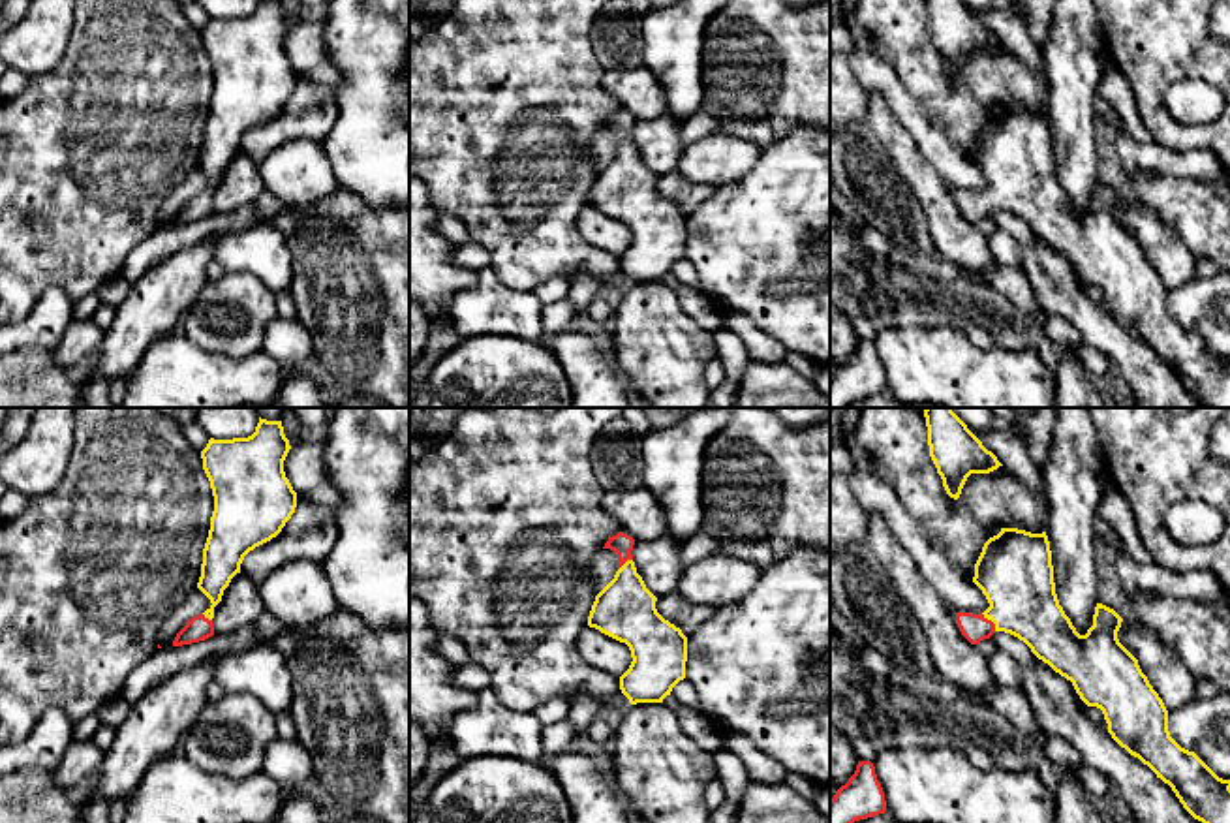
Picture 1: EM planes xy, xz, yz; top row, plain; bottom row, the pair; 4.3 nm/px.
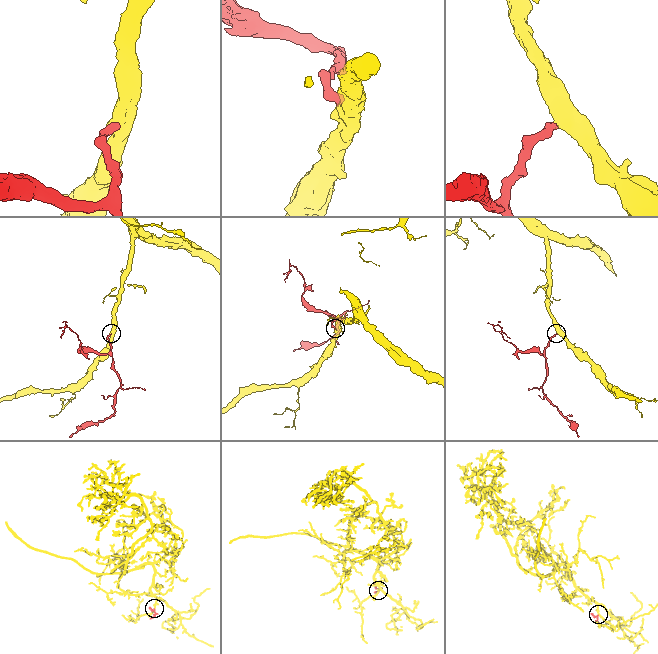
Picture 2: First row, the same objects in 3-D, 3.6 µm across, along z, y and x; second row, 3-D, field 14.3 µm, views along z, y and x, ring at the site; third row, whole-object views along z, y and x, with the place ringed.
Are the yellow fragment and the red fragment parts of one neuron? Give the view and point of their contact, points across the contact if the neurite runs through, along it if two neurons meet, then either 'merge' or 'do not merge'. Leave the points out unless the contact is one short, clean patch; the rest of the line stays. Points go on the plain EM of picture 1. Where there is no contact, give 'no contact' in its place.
contact yz (990, 198); way yz (1014, 151), (1014, 173), (990, 198), (975, 207); merge

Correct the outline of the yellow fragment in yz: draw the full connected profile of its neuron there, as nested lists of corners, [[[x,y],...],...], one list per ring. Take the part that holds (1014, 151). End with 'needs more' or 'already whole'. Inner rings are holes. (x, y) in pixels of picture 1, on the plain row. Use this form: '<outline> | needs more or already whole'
[[[1001,107],[984,122],[973,162],[982,169],[990,186],[978,194],[956,194],[956,203],[971,224],[990,218],[995,210],[1023,220],[1038,239],[1072,261],[1087,286],[1102,289],[1112,318],[1168,363],[1194,398],[1209,408],[1230,408],[1230,359],[1219,357],[1194,331],[1181,327],[1170,316],[1162,278],[1142,252],[1138,239],[1117,218],[1123,197],[1114,188],[1097,182],[1093,205],[1080,214],[1065,194],[1055,173],[1046,111]]] | needs more

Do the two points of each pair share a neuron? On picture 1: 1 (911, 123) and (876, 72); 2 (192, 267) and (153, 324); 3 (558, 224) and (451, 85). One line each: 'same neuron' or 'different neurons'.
1: same neuron
2: same neuron
3: same neuron

